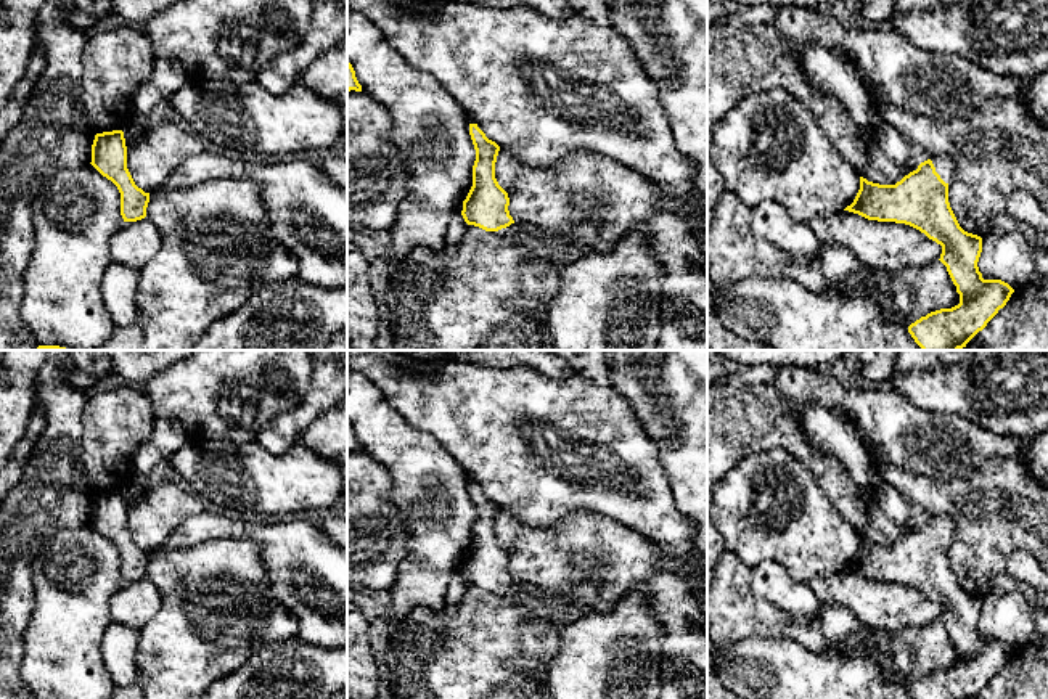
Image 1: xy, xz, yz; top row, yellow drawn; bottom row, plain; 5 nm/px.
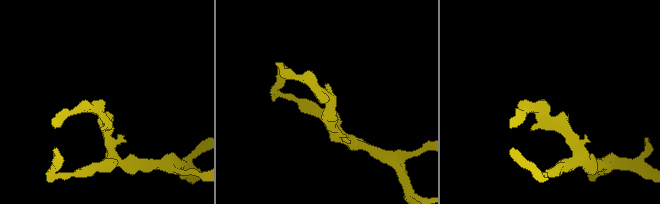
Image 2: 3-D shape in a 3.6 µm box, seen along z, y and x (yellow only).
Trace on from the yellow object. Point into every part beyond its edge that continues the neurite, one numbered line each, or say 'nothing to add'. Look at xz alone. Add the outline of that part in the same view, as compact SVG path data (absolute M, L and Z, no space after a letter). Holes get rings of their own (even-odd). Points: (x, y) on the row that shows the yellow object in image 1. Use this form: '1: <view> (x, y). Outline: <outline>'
1: xz (532, 245). Outline: M511 223L506 228L497 231L498 235L513 235L521 247L521 252L527 257L535 257L543 262L555 262L561 265L564 262L559 249L553 247L543 236L524 225Z

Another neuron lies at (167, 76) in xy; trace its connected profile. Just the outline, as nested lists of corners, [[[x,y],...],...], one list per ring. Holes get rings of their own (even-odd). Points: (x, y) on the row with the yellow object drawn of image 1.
[[[156,58],[151,76],[138,87],[133,96],[132,114],[149,116],[159,101],[169,100],[186,82],[186,69],[178,59]]]

